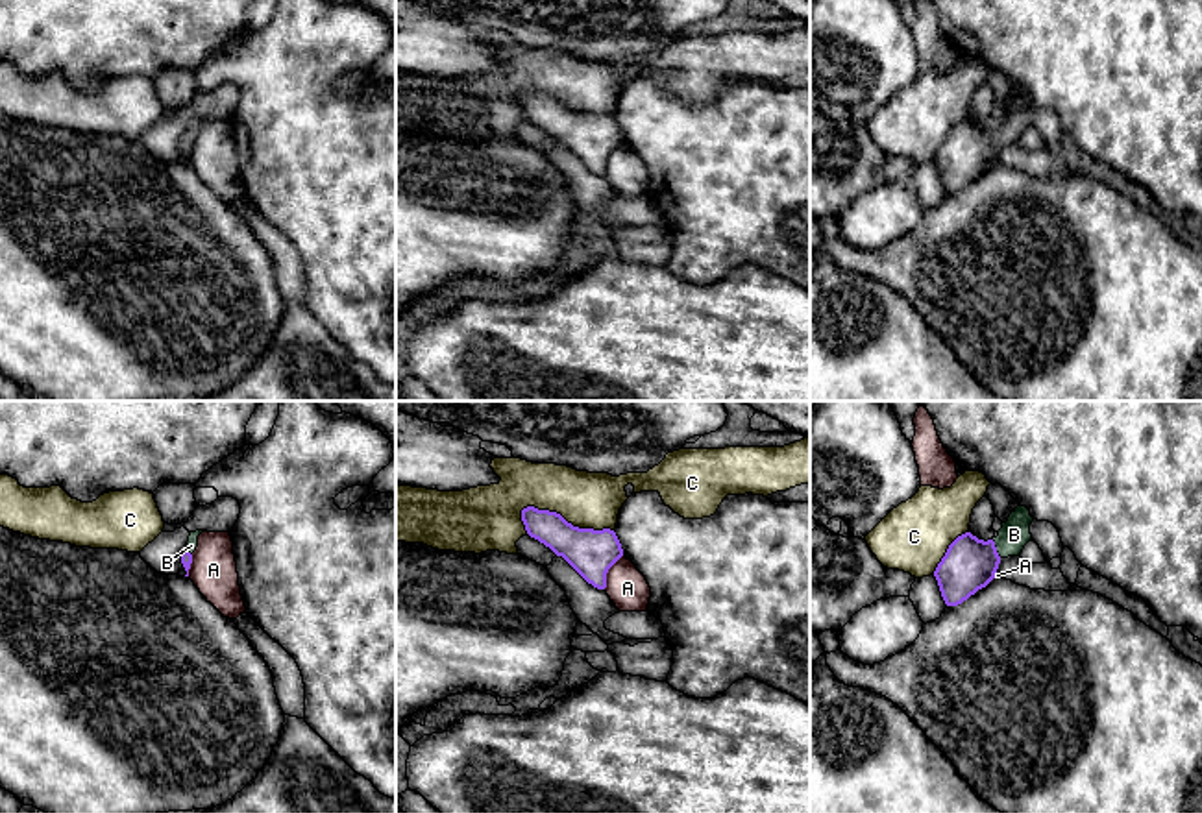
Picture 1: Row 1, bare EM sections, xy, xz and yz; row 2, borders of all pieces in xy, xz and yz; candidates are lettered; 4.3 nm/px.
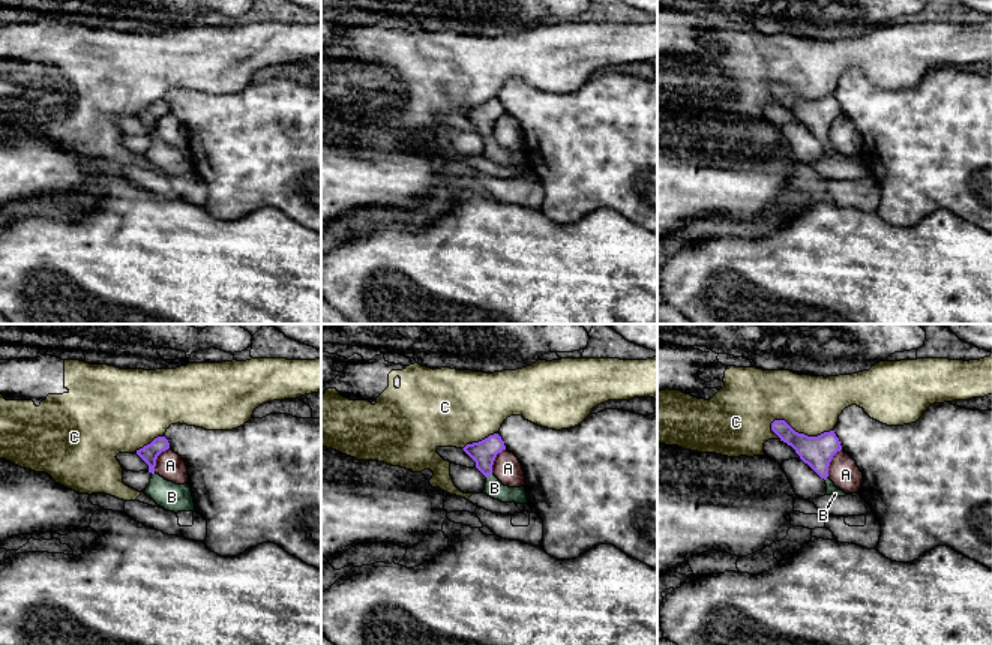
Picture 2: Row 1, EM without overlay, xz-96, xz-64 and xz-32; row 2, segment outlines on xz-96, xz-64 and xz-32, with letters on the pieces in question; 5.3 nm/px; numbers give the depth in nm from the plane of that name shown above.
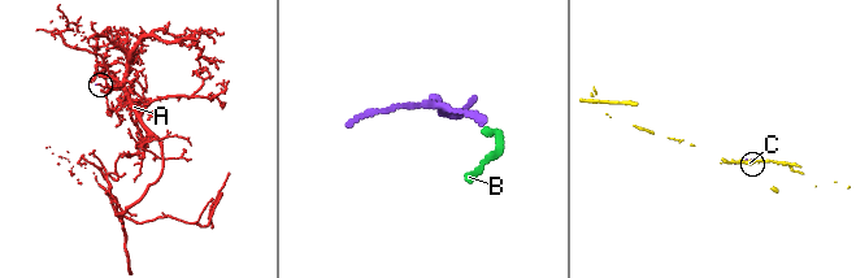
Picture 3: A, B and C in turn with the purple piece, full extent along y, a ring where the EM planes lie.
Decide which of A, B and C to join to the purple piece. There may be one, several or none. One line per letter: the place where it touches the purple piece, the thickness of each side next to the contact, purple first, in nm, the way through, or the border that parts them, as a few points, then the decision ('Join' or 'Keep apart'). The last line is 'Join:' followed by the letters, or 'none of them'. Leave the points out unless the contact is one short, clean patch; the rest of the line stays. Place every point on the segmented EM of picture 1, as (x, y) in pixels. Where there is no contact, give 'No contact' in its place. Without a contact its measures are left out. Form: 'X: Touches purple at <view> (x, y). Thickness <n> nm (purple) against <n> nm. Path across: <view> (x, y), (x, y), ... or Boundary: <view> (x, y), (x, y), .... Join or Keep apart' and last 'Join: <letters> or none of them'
A: Touches purple at xz (607, 571). Thickness 200 nm (purple) against 180 nm. Boundary: xz (622, 555), (609, 570), (603, 588). Keep apart
B: Touches purple at yz (995, 549). Thickness 240 nm (purple) against 130 nm. Path across: yz (969, 564), (995, 549), (1014, 534). Join
C: Touches purple at xz (564, 520). Thickness 200 nm (purple) against 240 nm. Keep apart
Join: B

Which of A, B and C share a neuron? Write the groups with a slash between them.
A / B / C

